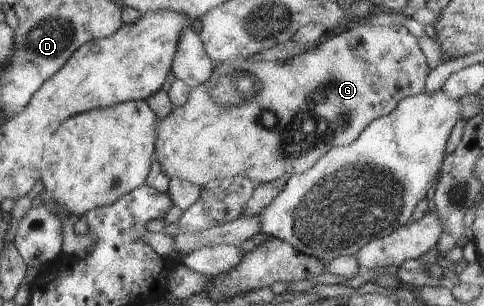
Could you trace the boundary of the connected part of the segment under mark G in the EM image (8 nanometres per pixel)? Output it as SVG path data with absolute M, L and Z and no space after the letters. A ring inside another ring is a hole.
M366 20L353 23L348 29L339 30L334 36L326 39L322 44L312 46L289 59L283 61L250 61L242 56L237 56L228 62L213 66L212 74L205 83L199 84L191 89L189 97L182 106L174 107L160 121L155 124L155 146L153 156L158 161L161 171L168 177L176 177L199 187L203 187L212 179L225 179L226 177L243 176L250 180L257 180L259 183L277 179L279 176L288 174L300 174L304 172L318 156L322 156L328 148L332 146L344 146L351 143L365 127L374 119L388 115L392 112L402 99L410 95L421 93L425 90L425 78L429 68L424 61L424 56L416 44L418 40L400 25L376 26L366 22Z

